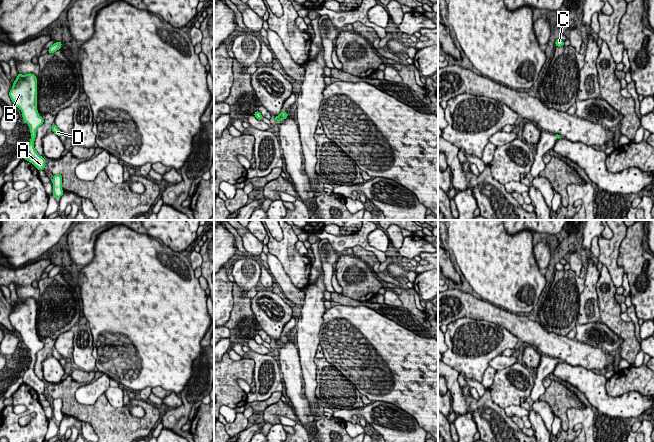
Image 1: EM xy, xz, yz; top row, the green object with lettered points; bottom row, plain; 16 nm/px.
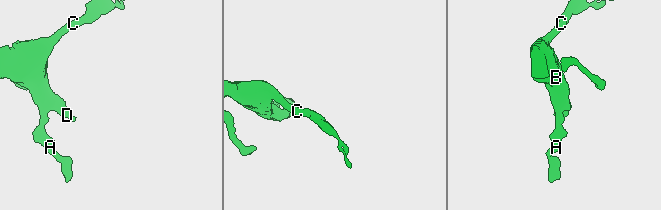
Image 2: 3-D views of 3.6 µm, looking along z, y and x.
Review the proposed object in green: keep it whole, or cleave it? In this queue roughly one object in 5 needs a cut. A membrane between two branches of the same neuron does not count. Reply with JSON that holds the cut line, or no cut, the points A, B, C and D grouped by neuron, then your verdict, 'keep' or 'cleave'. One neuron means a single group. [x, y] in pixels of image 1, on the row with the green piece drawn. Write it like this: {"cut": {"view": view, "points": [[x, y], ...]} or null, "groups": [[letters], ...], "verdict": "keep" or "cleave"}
{"cut": null, "groups": [["A", "B", "C", "D"]], "verdict": "keep"}

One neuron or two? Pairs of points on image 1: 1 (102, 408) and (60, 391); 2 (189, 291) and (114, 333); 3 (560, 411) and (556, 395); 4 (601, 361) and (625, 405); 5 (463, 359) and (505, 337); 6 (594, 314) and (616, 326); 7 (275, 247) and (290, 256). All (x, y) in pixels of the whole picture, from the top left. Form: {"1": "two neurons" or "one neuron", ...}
{"1": "one neuron", "2": "one neuron", "3": "one neuron", "4": "two neurons", "5": "one neuron", "6": "two neurons", "7": "one neuron"}

